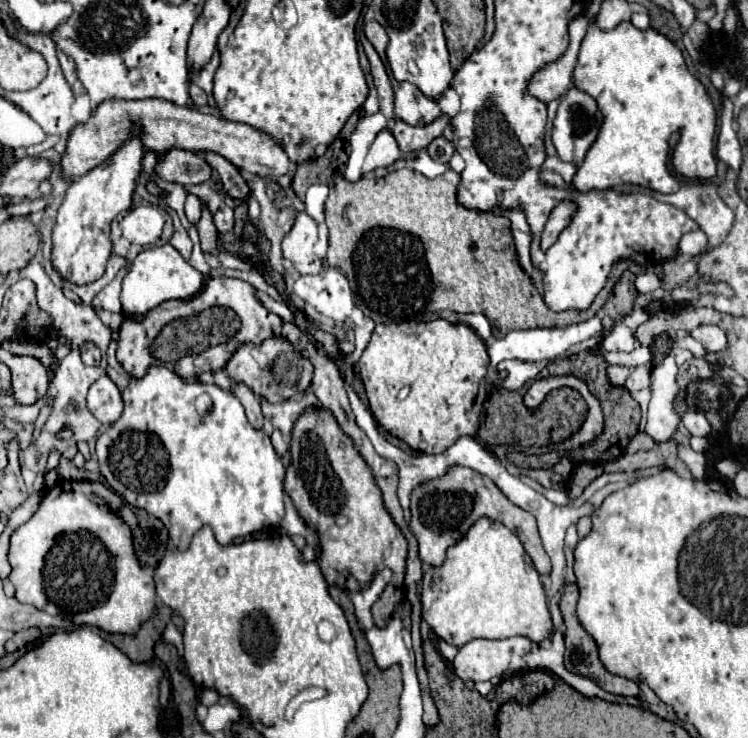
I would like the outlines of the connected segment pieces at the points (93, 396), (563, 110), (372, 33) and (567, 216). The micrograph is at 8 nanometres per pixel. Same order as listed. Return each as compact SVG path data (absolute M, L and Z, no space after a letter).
M101 376L87 394L89 412L103 424L113 424L123 412L123 398L109 376Z
M569 88L567 94L563 96L561 104L559 104L559 110L557 110L557 116L553 121L552 129L552 143L557 148L557 154L563 162L569 162L569 164L575 164L579 166L589 150L589 146L595 142L597 138L597 132L599 132L599 126L601 126L601 112L597 110L597 104L595 100L577 90L577 88Z
M371 20L371 22L365 24L365 36L367 36L367 40L373 44L373 48L377 50L377 54L381 56L381 60L385 62L385 60L387 60L385 50L387 50L387 46L389 46L389 36L387 36L385 28L383 28L381 24L377 24L375 20Z
M563 202L563 204L559 204L559 206L551 212L551 216L549 216L547 224L545 224L543 236L541 236L541 246L543 246L543 250L549 248L549 246L557 240L559 232L569 224L573 212L575 212L575 204L571 204L571 202Z

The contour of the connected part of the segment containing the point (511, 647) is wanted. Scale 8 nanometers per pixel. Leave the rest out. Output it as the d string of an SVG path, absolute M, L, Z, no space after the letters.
M523 636L507 640L471 640L459 648L453 670L461 680L485 682L497 676L503 676L509 668L513 654L523 656L531 650L531 640Z

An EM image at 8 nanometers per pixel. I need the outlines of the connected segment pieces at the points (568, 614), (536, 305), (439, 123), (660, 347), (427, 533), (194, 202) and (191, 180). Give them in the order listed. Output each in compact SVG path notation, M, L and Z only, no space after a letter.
M565 584L561 600L559 600L559 610L563 614L565 620L565 668L569 668L569 672L585 676L595 680L603 690L611 692L611 694L621 694L621 696L637 696L639 694L639 686L633 680L627 678L619 678L615 674L609 674L605 670L605 666L599 660L599 652L597 652L597 644L595 640L585 632L585 628L579 624L577 614L575 614L575 606L577 606L577 598L579 598L579 590L575 584Z
M399 168L385 178L359 178L357 182L349 182L343 176L333 176L329 182L329 196L325 202L325 222L329 228L329 252L327 262L331 266L341 268L347 276L355 304L363 310L365 316L379 322L405 322L405 320L427 320L435 312L453 310L453 312L479 312L483 314L497 336L505 336L509 330L525 330L525 328L565 328L575 322L583 322L597 314L597 310L605 304L609 292L617 284L619 276L633 268L635 274L643 272L633 260L619 260L605 284L605 288L595 296L593 304L587 310L573 312L553 312L545 306L539 290L533 280L521 268L517 260L515 238L511 234L509 218L495 212L473 212L457 202L457 186L461 176L451 168L441 176L429 180L423 174Z
M441 114L431 124L425 124L425 126L411 126L411 124L405 124L403 120L397 120L395 126L391 128L391 132L397 138L403 152L423 150L435 138L439 138L443 134L443 130L447 128L447 120L449 120L447 114Z
M663 334L663 336L657 336L651 344L651 350L653 350L653 366L657 366L667 354L671 354L671 348L673 348L673 340L671 336Z
M453 466L445 476L439 476L437 480L427 480L425 484L419 484L411 492L411 530L419 542L419 556L427 564L443 564L445 552L451 544L455 544L473 524L477 518L489 516L501 524L505 524L511 532L519 536L519 540L525 546L525 552L531 556L537 572L541 576L551 572L551 562L547 552L541 546L541 538L537 532L535 516L513 506L507 496L489 480L487 476L481 476L479 472L473 472L471 468Z
M187 194L185 214L187 214L189 222L193 222L193 224L199 222L199 218L201 218L201 200L199 200L195 194Z
M173 148L173 152L165 152L159 158L155 176L183 186L199 184L211 178L211 166L195 152L181 152L179 148Z

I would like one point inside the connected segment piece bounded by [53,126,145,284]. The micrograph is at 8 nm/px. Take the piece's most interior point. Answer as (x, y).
(82, 243)

